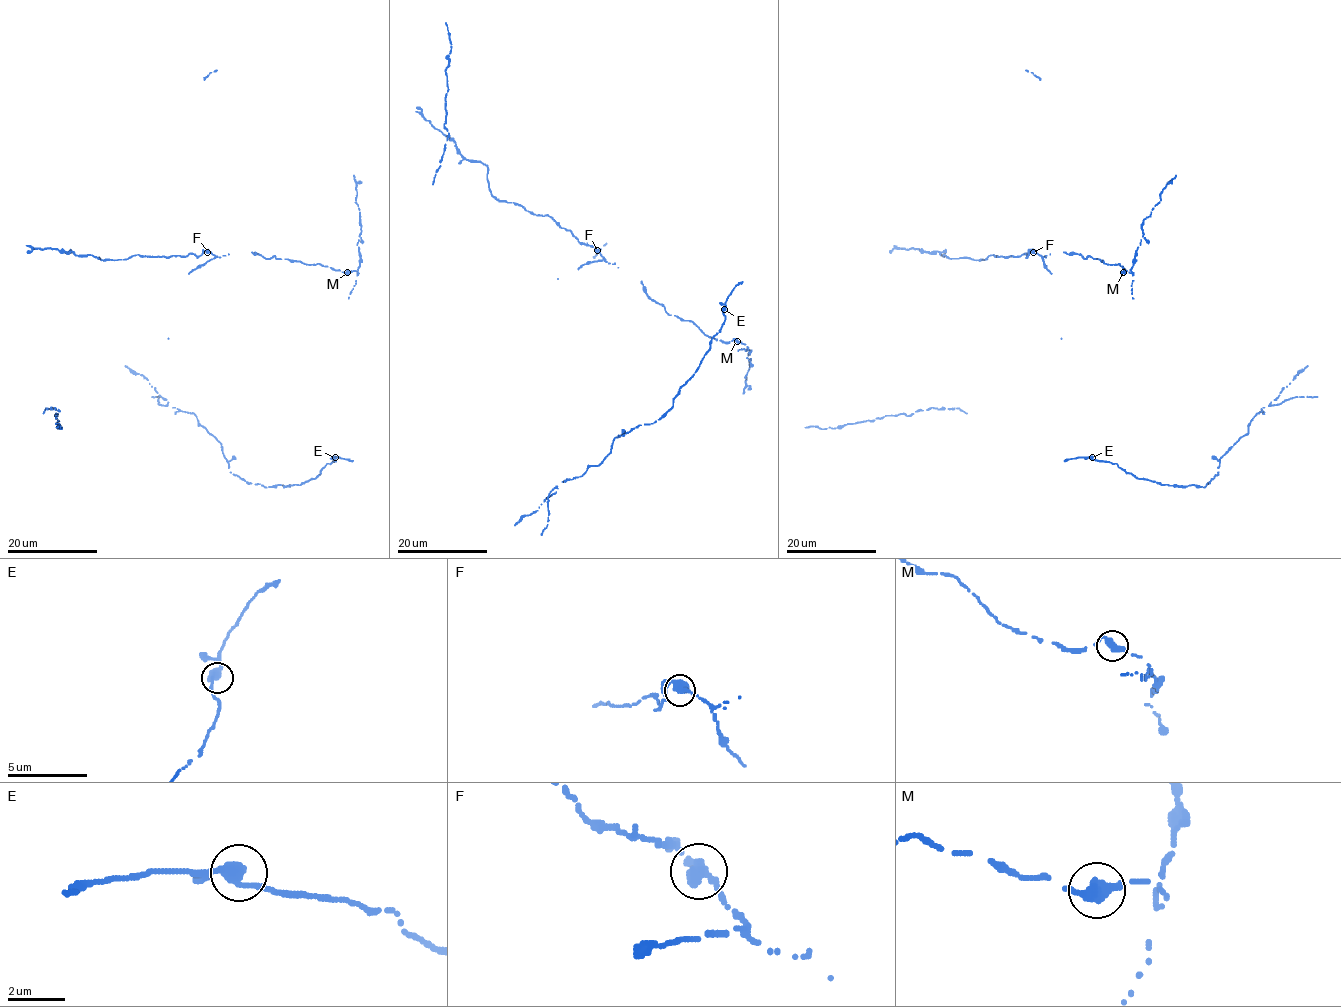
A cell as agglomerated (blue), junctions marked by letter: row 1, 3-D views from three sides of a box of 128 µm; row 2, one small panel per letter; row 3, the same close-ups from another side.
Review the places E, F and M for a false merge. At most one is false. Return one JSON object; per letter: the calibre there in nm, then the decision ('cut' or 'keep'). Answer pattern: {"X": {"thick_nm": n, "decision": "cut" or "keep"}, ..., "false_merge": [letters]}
{"E": {"thick_nm": 380, "decision": "keep"}, "F": {"thick_nm": 440, "decision": "keep"}, "M": {"thick_nm": 400, "decision": "keep"}, "false_merge": []}

